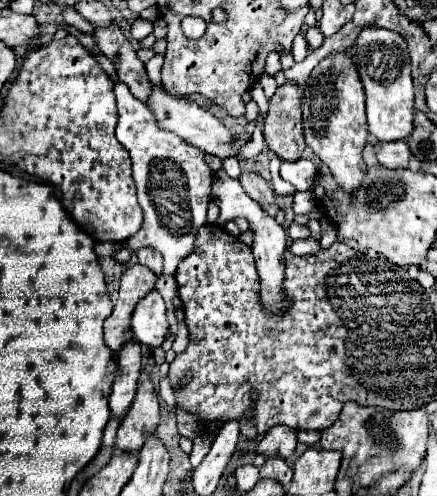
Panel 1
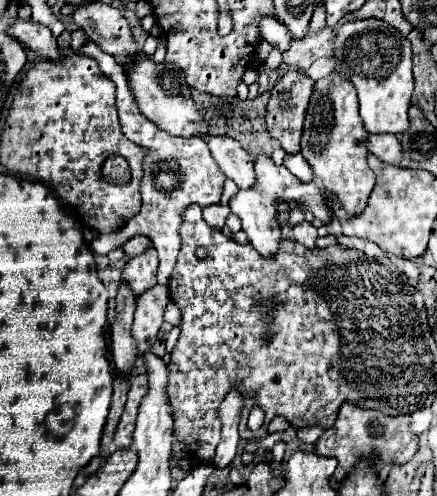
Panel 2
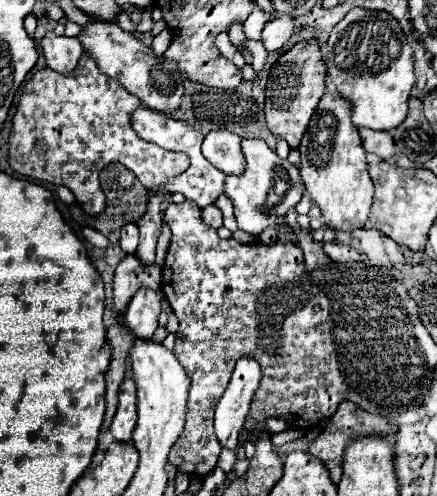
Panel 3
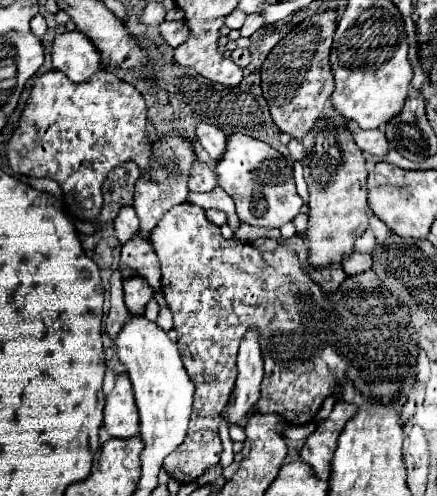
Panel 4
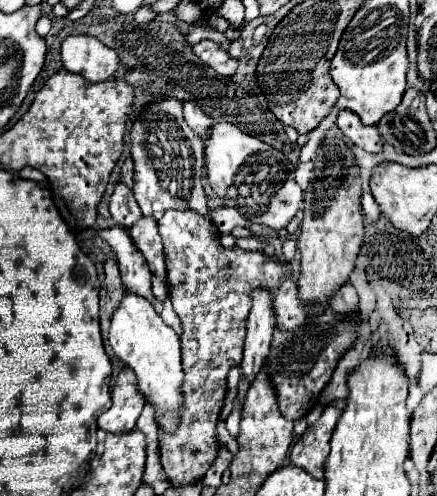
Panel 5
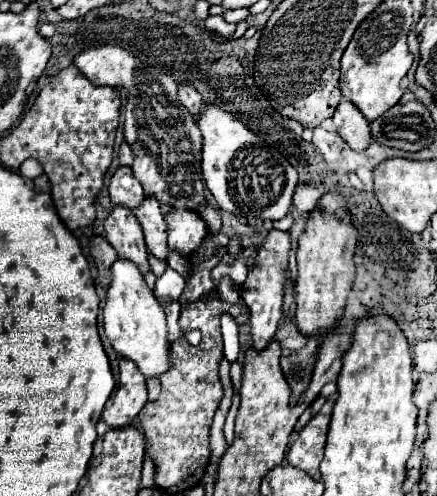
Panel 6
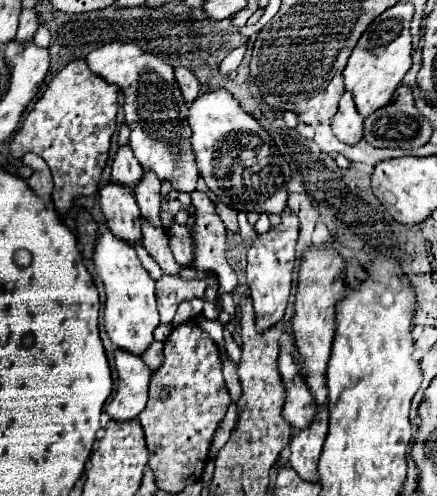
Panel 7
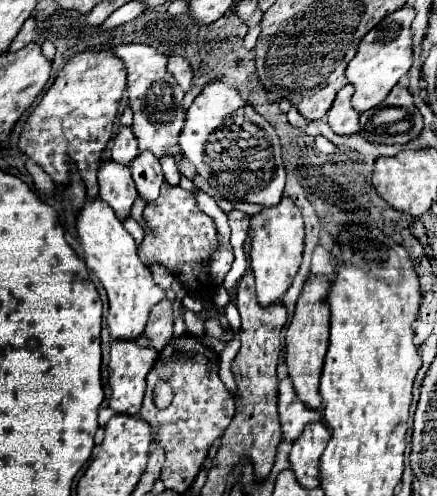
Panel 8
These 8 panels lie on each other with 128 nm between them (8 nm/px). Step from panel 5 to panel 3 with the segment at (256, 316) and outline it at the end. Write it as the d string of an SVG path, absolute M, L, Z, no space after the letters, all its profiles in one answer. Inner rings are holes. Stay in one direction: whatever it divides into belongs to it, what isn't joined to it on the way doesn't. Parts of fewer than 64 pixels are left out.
M244 356L236 362L226 392L222 394L214 410L216 436L224 448L234 450L238 446L238 436L260 378L260 364L252 356Z

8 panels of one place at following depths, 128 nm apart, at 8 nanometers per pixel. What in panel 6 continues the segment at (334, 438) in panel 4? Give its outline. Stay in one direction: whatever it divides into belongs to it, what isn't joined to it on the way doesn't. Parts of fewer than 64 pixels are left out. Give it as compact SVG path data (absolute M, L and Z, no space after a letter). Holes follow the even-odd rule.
M330 396L326 400L322 410L296 434L286 456L292 466L302 468L314 480L320 480L318 466L324 456L324 444L326 444L326 434L328 434L334 402L336 402L336 396Z

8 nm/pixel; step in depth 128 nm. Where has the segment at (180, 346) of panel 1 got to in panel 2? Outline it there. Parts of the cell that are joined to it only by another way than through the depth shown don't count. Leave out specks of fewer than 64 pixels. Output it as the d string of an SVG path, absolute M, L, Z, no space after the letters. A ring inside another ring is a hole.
M172 300L168 302L168 308L166 308L166 316L164 316L164 320L170 322L172 326L180 326L180 322L182 322L182 314L180 314L178 306L176 306Z

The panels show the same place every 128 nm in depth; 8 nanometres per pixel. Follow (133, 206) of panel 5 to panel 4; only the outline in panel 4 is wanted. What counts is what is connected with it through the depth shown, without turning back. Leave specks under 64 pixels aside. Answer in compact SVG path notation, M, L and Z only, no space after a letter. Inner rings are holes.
M124 206L120 210L118 218L114 220L114 230L120 244L126 244L128 240L132 240L132 236L138 232L138 216L132 206Z

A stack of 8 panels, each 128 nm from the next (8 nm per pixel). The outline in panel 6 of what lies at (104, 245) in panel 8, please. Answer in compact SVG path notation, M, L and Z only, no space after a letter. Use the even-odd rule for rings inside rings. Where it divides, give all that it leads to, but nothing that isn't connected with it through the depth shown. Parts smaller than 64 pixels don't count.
M116 260L112 264L112 282L104 306L104 332L114 352L120 358L132 360L146 378L158 378L172 366L172 350L168 342L164 310L146 286L136 264L130 260Z

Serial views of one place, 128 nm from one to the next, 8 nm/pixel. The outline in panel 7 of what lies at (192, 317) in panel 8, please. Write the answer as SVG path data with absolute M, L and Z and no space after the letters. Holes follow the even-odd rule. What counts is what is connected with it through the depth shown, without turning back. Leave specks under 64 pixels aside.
M198 316L198 320L202 320L202 322L200 322L200 328L202 328L206 334L210 334L210 336L214 338L214 342L218 344L220 352L226 354L226 348L224 348L224 326L222 326L218 320L210 322L210 320L206 320L204 316Z

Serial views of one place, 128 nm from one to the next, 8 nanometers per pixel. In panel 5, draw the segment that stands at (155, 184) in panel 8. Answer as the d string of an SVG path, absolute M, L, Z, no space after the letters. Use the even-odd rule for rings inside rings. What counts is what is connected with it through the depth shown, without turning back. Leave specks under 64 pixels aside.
M140 218L132 228L130 228L130 238L134 246L142 252L146 258L150 270L154 276L164 278L166 276L166 264L164 264L164 252L162 252L162 240L158 234L158 222L150 218Z

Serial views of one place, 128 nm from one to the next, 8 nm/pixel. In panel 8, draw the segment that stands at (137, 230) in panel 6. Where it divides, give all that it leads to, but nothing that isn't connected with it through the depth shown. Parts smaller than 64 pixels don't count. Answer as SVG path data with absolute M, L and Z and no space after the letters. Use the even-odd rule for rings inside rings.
M112 160L102 162L98 170L98 184L100 198L116 212L118 220L126 220L130 216L134 200L138 198L130 168Z

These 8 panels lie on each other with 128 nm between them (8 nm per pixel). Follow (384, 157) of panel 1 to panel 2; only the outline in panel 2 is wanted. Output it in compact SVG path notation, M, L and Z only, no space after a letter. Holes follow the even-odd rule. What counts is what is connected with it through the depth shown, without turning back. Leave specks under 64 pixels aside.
M372 134L366 146L368 146L368 152L374 154L378 160L392 164L392 166L400 166L402 146L394 134Z

